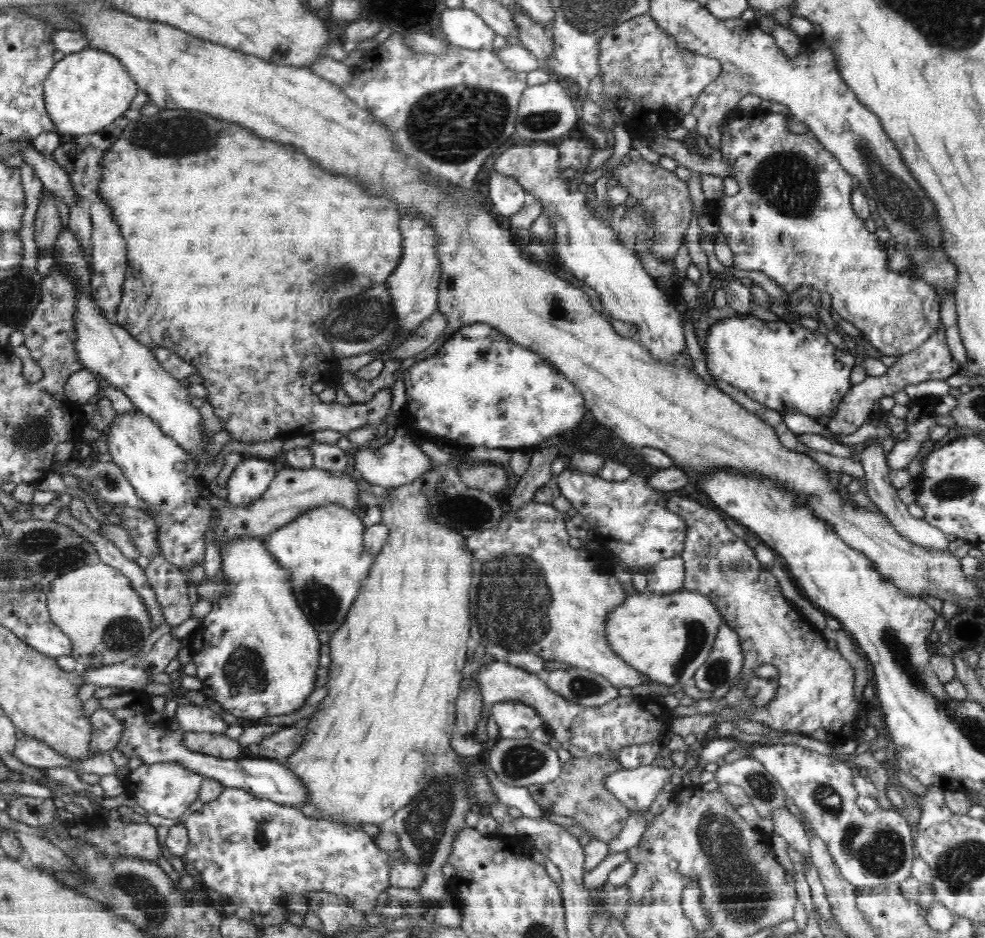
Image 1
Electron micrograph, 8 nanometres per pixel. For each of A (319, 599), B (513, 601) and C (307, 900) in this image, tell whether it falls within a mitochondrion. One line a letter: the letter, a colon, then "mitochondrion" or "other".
A: mitochondrion
B: mitochondrion
C: other

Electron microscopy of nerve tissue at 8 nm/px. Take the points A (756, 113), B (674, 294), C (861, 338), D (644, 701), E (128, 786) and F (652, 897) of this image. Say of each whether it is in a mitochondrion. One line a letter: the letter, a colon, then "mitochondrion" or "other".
A: other
B: other
C: other
D: other
E: other
F: other

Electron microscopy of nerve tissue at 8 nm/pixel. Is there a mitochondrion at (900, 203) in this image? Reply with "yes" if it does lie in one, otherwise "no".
yes

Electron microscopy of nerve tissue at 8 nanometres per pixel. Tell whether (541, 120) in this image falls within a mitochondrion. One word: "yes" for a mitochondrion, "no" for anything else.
yes

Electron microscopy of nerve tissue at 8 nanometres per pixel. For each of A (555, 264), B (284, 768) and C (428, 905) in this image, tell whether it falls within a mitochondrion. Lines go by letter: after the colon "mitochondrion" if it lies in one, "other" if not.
A: other
B: other
C: other

